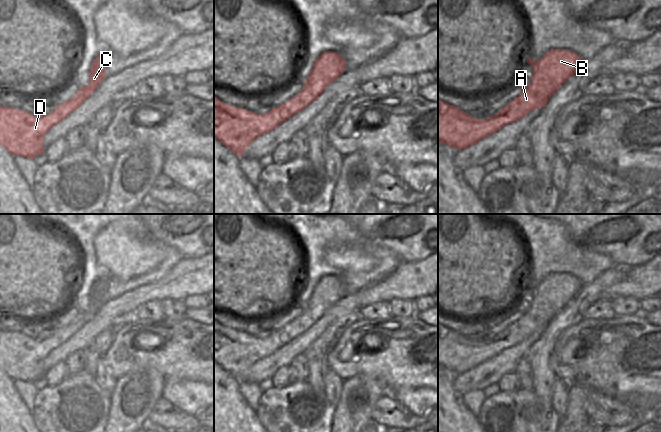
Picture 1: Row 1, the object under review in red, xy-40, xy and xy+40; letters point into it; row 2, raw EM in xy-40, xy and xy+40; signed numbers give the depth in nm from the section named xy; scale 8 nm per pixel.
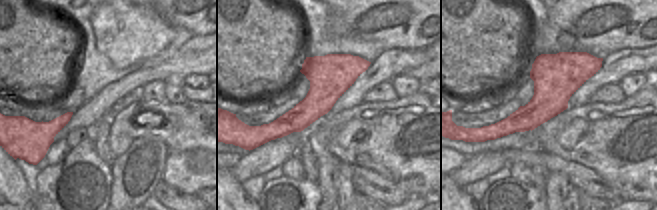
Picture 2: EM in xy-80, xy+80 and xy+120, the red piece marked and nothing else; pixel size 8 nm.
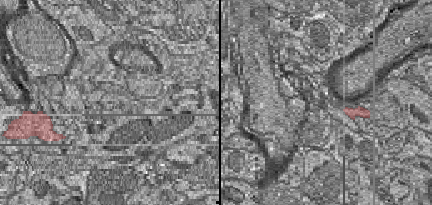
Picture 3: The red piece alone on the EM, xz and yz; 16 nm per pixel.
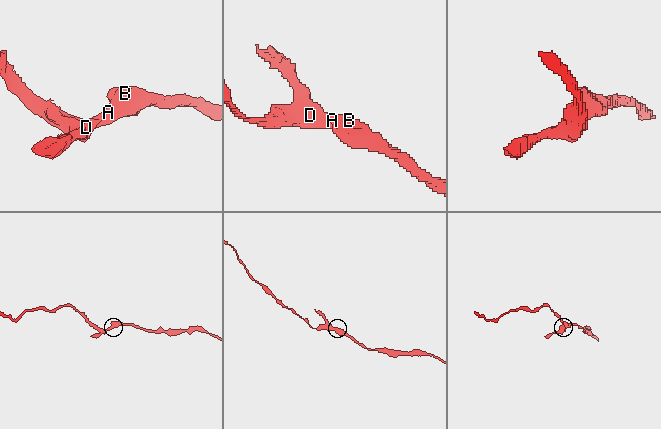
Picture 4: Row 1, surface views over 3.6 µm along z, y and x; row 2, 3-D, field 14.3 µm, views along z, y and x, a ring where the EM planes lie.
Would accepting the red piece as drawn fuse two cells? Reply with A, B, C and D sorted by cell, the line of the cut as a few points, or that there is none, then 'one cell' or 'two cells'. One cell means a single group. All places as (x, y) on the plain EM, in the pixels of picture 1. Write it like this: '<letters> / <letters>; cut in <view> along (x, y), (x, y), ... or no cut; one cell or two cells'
A B C D; no cut; one cell

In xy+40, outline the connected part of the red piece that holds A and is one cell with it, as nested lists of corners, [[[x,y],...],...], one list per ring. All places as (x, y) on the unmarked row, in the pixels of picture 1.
[[[552,273],[537,286],[528,282],[527,287],[533,292],[529,310],[488,343],[476,343],[459,331],[438,323],[438,365],[454,371],[457,375],[466,373],[502,351],[518,345],[528,337],[545,331],[551,320],[579,293],[582,286],[577,277],[568,273]]]

